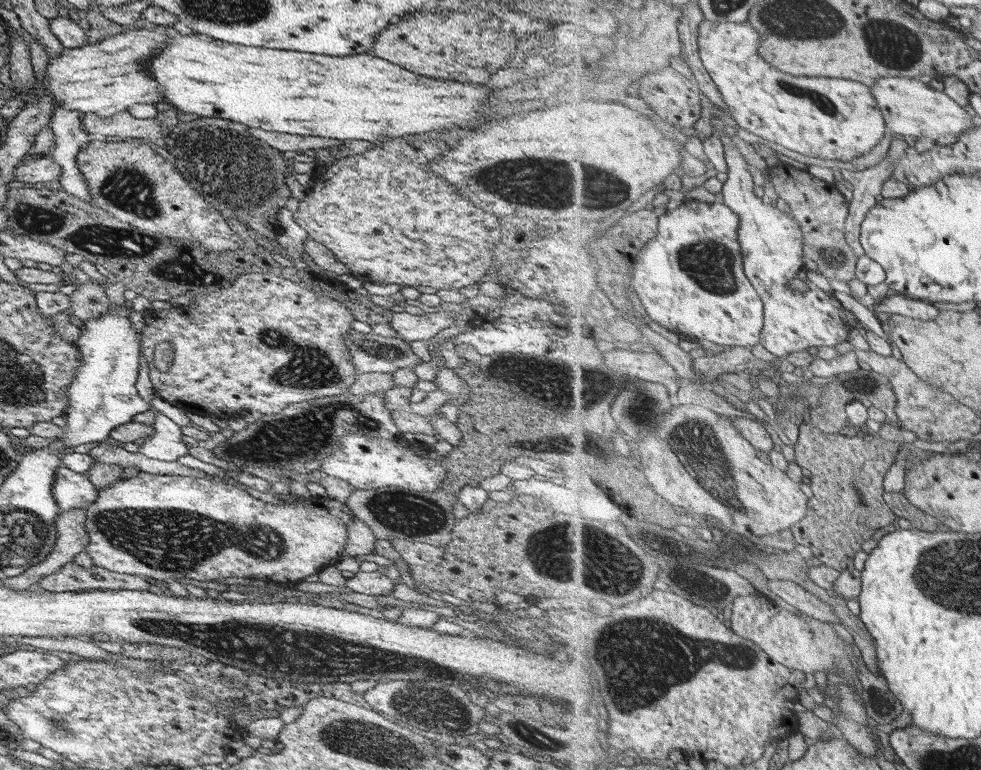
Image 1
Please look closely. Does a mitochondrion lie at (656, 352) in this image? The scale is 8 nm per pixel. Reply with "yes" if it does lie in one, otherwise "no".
no

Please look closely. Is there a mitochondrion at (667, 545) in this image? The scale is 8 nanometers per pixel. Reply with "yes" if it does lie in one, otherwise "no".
no

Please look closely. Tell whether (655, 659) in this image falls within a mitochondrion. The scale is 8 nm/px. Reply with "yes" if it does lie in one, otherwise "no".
yes

